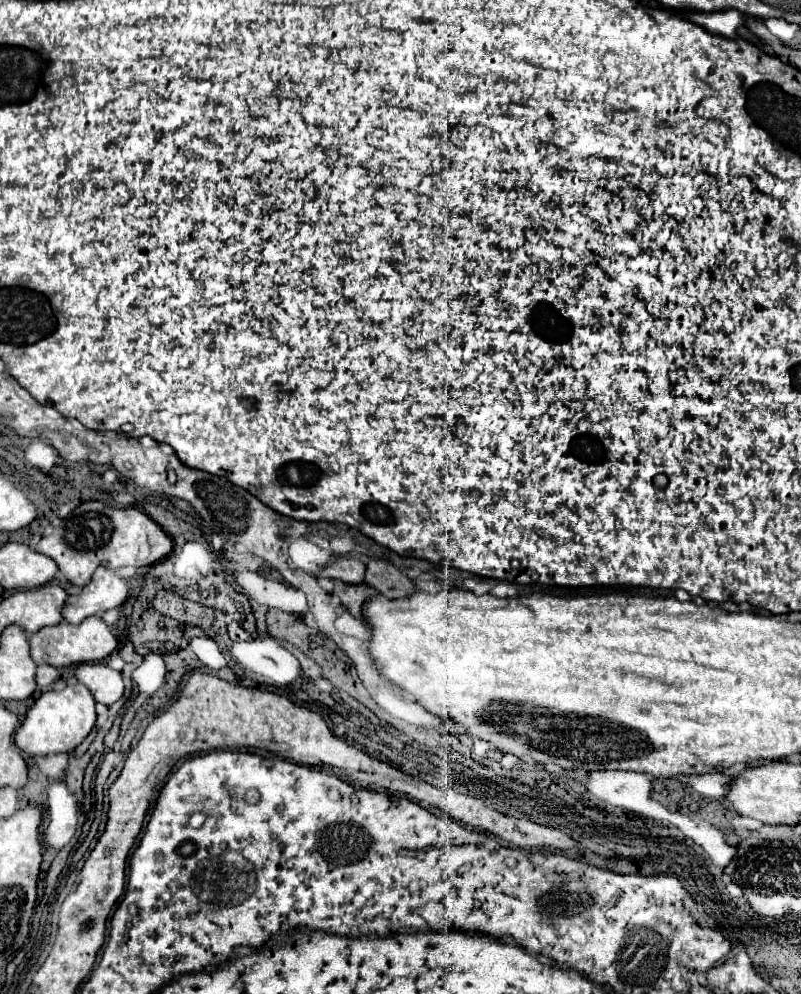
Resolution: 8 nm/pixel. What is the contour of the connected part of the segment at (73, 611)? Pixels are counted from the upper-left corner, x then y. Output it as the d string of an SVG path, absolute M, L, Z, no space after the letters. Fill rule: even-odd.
M108 567L94 571L92 581L82 587L78 595L70 595L62 609L62 615L68 623L82 623L90 615L100 615L108 609L122 605L128 597L126 581Z

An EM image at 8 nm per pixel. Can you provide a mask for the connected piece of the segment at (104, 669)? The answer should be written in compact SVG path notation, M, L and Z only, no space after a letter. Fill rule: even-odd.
M84 663L76 669L76 679L90 689L94 699L102 705L112 705L124 695L122 675L108 665Z

